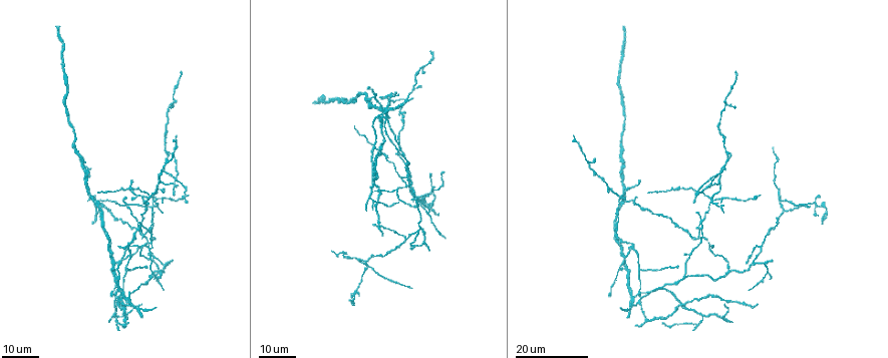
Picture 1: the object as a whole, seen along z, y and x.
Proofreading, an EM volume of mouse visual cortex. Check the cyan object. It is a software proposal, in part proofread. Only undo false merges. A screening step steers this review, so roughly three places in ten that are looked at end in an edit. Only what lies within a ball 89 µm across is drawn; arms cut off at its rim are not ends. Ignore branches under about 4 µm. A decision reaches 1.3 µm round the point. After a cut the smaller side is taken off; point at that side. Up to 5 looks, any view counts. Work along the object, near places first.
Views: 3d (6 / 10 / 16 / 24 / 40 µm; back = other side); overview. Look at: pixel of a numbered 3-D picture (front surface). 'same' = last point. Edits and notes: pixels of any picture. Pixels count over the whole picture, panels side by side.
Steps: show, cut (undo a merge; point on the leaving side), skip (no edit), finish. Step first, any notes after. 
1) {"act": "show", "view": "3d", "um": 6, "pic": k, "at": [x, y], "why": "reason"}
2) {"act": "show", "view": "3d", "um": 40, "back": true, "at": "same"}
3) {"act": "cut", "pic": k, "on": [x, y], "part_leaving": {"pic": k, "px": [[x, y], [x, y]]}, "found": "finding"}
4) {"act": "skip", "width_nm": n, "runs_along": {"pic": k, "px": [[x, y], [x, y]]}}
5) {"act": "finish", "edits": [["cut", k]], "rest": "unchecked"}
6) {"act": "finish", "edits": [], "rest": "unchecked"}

{"act": "show", "view": "3d", "um": 16, "pic": 1, "at": [639, 298]}

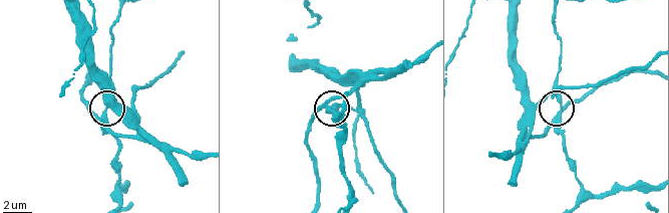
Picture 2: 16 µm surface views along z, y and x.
{"act": "show", "view": "3d", "um": 6, "pic": 2, "at": [559, 117], "why": "zoom in"}

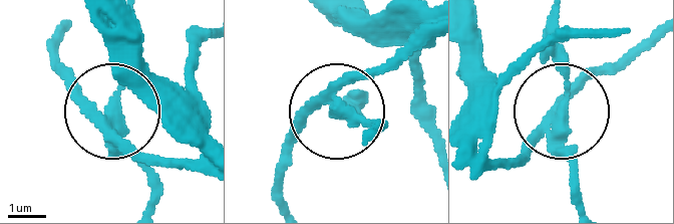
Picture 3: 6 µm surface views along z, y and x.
{"act": "show", "view": "3d", "um": 6, "back": true, "pic": 3, "at": [107, 112]}

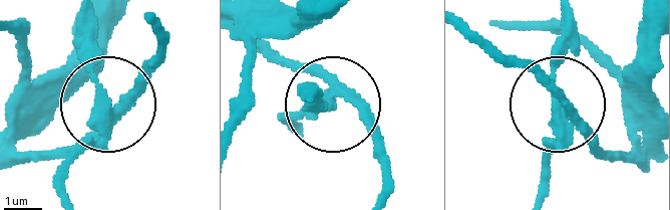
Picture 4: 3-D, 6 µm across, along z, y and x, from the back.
{"act": "skip", "found": "one neuron here"}

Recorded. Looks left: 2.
{"act": "show", "view": "3d", "um": 24, "pic": 1, "at": [763, 246], "why": "side arm on a straight run"}

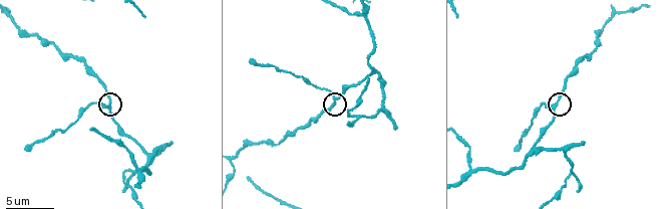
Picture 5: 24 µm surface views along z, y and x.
{"act": "show", "view": "3d", "um": 10, "pic": 5, "at": [552, 106], "why": "zoom in"}

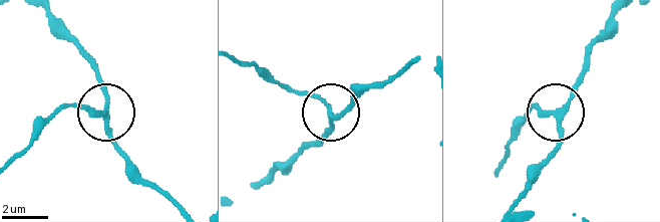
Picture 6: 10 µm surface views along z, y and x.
{"act": "skip", "width_nm": 200, "runs_along": {"pic": 6, "px": [[512, 207], [558, 138], [556, 117], [531, 103]]}, "found": "one neuron here"}

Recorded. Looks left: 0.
{"act": "finish", "edits": [], "rest": "unchecked"}

